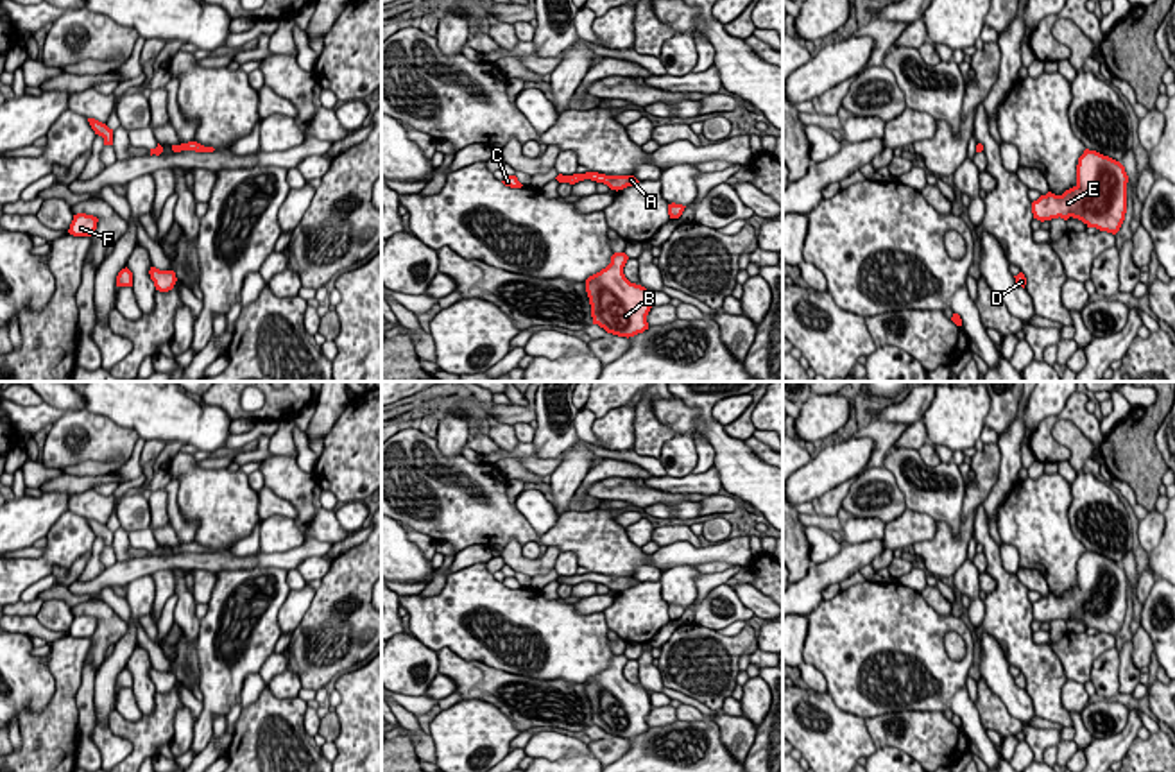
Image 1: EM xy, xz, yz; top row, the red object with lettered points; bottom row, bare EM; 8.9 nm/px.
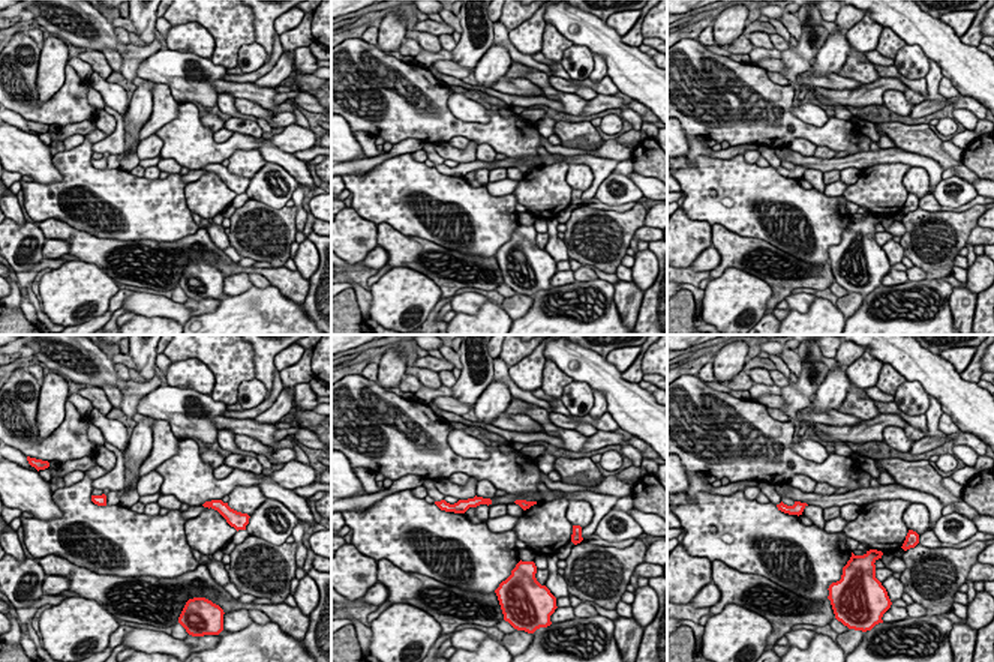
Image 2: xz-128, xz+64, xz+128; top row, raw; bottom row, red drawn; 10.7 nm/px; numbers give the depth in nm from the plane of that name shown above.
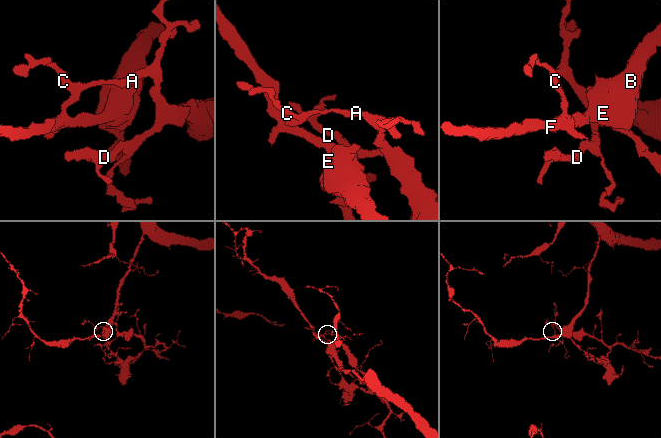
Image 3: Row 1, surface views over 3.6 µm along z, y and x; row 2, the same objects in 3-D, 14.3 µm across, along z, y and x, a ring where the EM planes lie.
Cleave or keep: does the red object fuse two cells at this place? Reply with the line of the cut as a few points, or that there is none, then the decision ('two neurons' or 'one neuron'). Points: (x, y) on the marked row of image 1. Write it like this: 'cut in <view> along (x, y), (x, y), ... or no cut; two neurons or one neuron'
cut in xz along (579, 174), (584, 178); two neurons

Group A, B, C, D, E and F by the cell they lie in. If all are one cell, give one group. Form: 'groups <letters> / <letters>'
groups A D / B C E F

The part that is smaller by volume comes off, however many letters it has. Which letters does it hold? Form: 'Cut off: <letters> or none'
Cut off: A, D

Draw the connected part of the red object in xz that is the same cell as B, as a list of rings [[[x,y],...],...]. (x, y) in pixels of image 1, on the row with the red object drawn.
[[[614,253],[611,263],[586,279],[593,324],[618,337],[634,337],[648,330],[650,292],[630,283],[623,267],[629,256]]]

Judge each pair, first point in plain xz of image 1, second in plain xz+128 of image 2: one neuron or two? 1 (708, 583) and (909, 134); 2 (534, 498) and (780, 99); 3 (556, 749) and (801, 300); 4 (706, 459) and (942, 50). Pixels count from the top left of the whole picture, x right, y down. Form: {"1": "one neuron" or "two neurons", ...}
{"1": "two neurons", "2": "two neurons", "3": "one neuron", "4": "two neurons"}

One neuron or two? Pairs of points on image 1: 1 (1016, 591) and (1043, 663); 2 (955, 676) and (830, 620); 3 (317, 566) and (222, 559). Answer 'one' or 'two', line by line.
1: one
2: one
3: two

